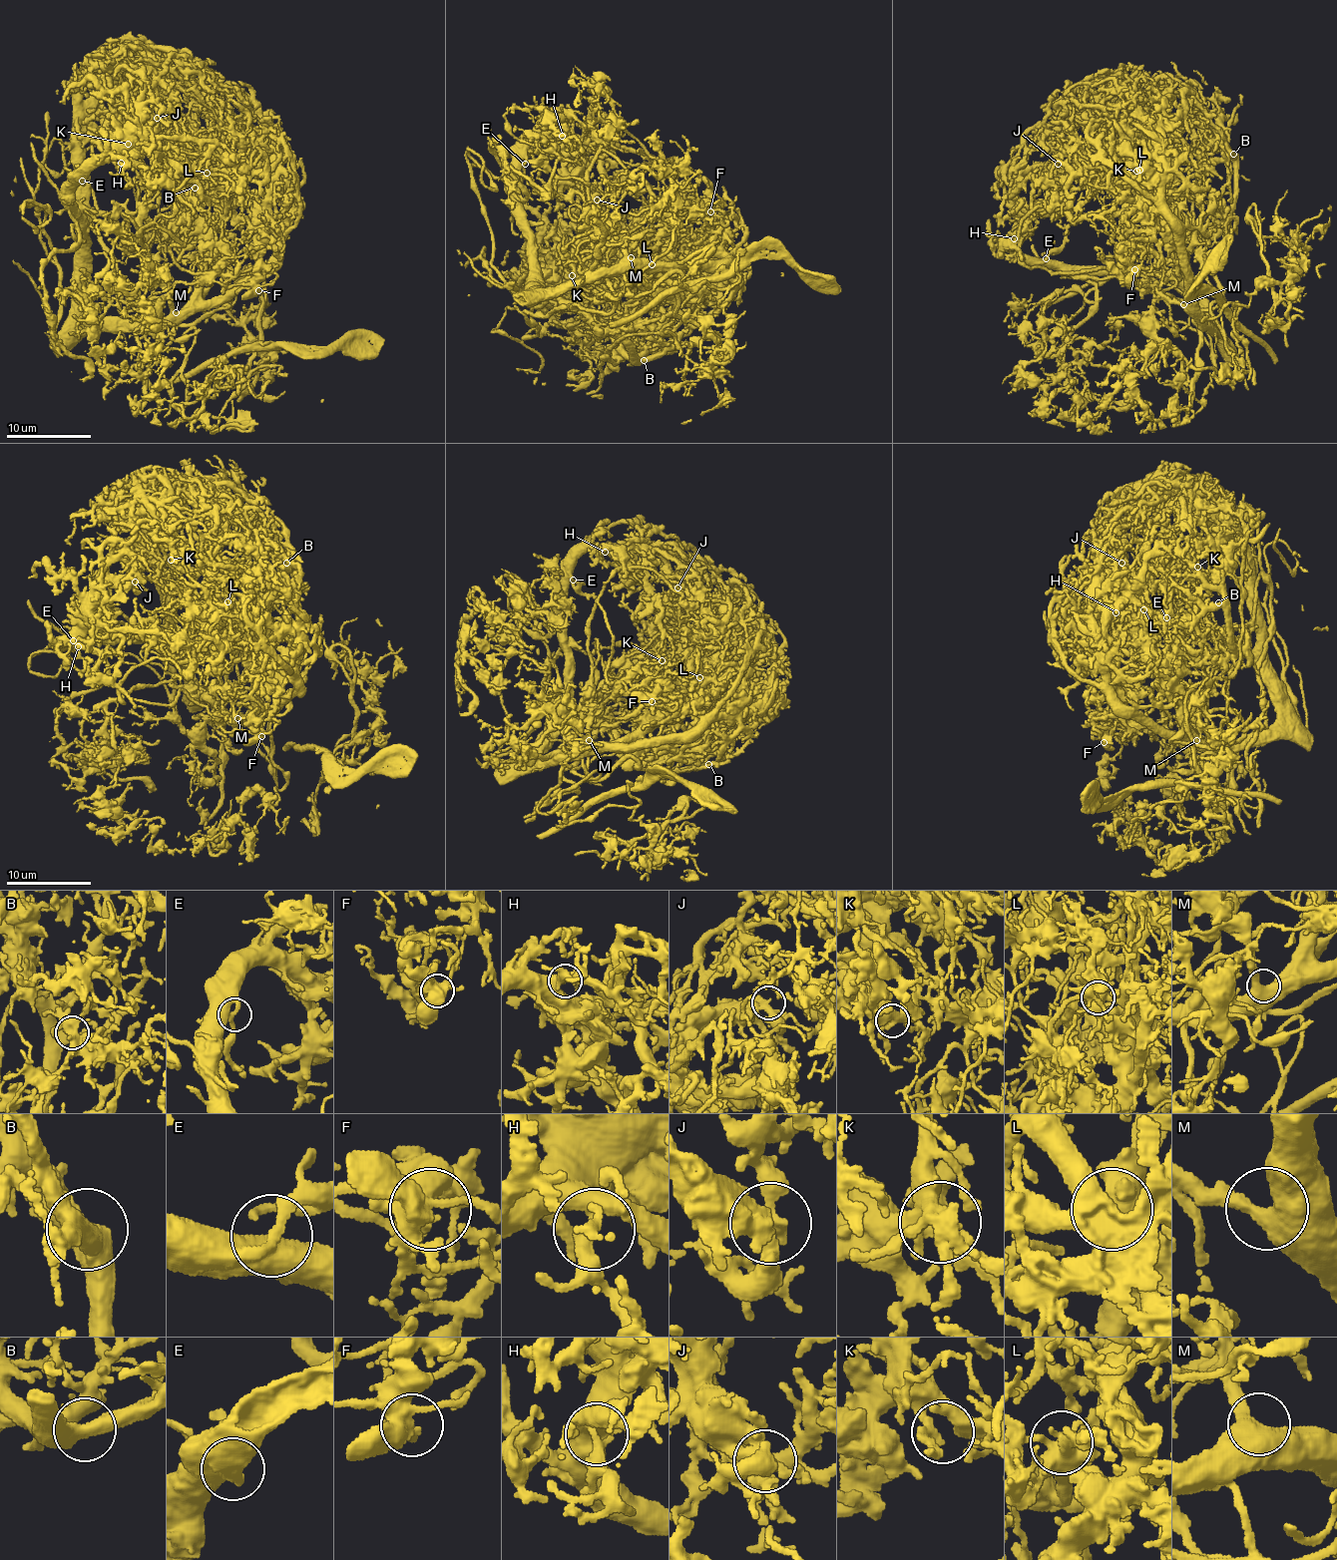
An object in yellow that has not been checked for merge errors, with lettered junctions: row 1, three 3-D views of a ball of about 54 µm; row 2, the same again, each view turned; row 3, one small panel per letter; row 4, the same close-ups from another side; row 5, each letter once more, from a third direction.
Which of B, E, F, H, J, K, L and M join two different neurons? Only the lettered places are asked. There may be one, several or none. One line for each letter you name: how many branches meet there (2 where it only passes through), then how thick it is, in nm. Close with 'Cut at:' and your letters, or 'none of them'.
L: Branches: 4. Thickness 500 nm
Cut at: L

